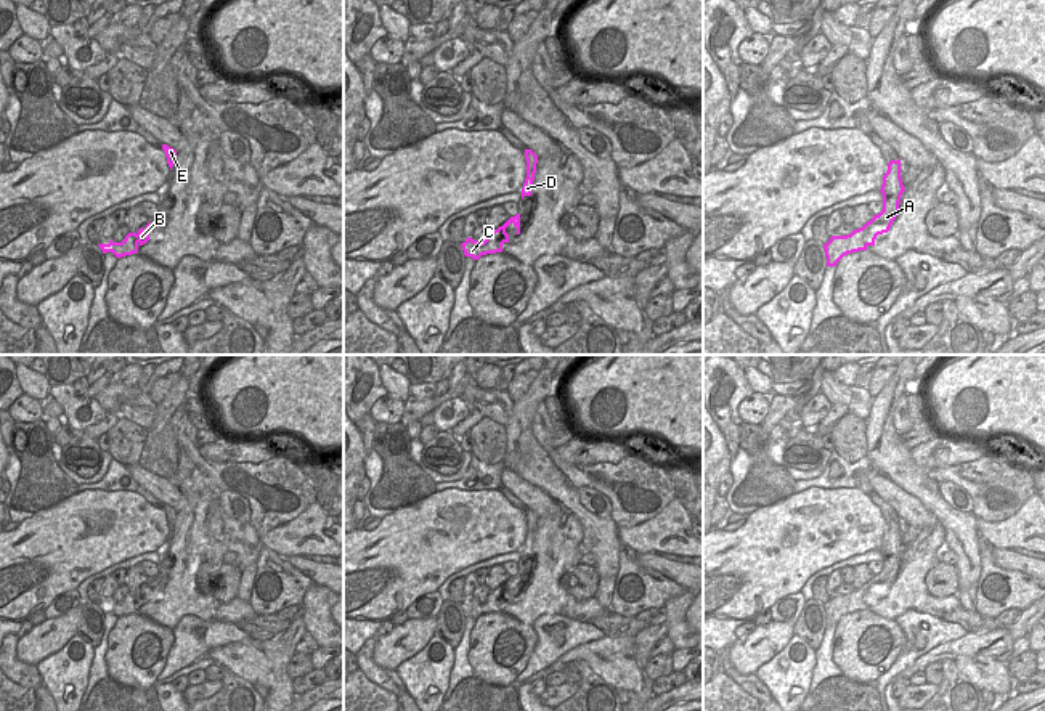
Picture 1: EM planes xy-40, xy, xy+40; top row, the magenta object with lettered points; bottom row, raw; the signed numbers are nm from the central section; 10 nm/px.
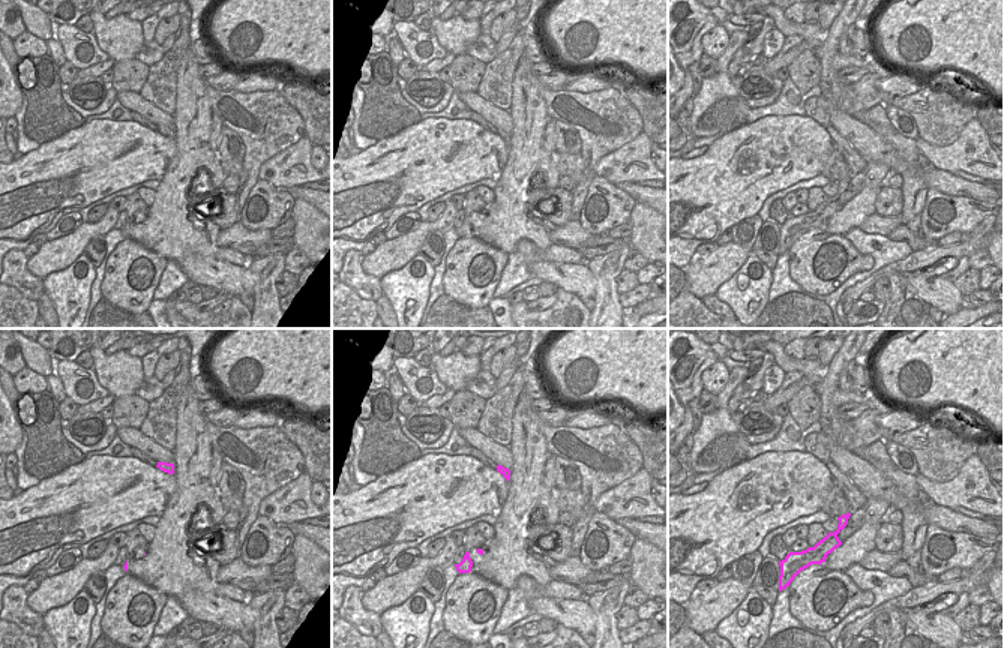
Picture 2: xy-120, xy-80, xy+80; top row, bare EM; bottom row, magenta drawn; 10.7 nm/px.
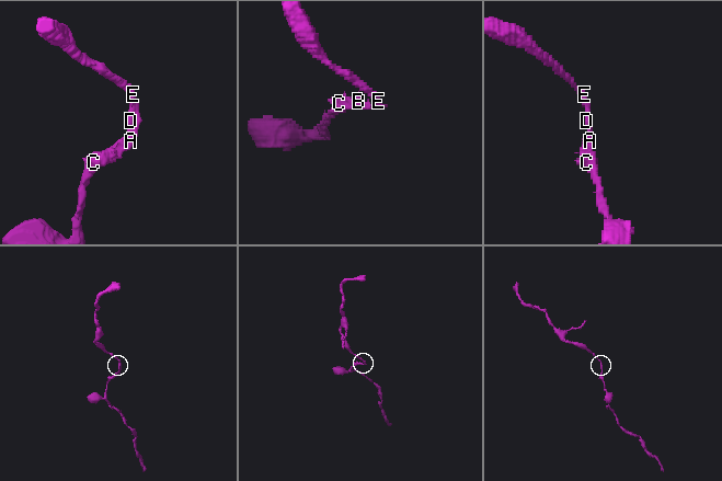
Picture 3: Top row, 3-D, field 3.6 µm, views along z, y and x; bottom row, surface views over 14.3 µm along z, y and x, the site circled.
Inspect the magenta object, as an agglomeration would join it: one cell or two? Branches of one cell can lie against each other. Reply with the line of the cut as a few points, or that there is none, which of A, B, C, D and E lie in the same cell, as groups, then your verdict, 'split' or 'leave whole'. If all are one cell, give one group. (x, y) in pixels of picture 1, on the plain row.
no cut; A B C D E; leave whole

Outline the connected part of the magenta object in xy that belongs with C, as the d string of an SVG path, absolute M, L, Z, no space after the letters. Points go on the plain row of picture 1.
M517 573L515 576L510 576L502 586L491 591L483 602L467 597L461 603L464 615L478 620L482 615L502 611L502 603L509 602L509 594L506 592L506 587L510 583L517 587L517 594L520 594L520 573Z

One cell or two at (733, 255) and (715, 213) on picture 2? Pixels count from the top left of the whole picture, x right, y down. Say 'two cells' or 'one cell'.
two cells

